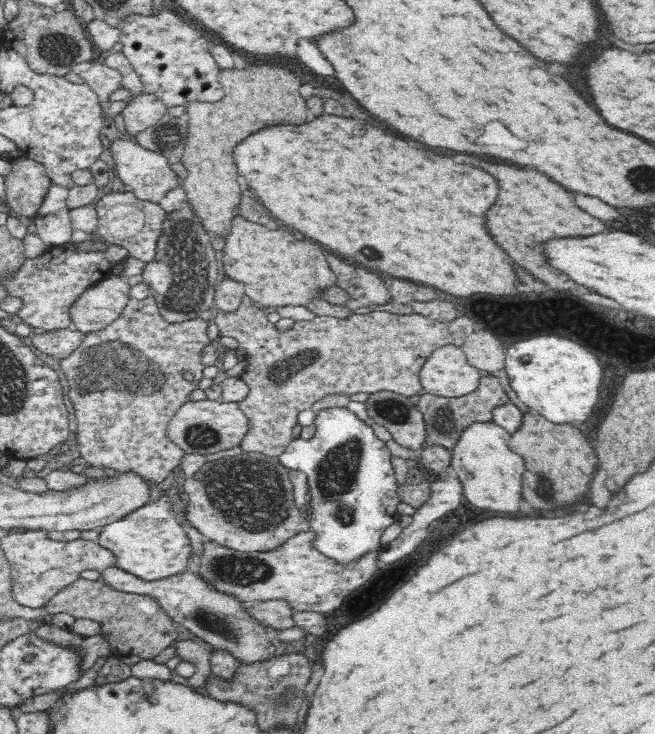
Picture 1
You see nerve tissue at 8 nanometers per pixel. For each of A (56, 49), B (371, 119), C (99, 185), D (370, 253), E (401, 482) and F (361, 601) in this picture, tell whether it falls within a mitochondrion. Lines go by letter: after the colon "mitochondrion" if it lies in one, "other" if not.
A: mitochondrion
B: other
C: other
D: mitochondrion
E: other
F: mitochondrion

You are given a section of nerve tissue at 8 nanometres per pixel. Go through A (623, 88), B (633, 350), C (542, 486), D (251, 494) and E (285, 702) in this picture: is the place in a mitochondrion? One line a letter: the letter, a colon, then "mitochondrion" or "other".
A: other
B: other
C: mitochondrion
D: mitochondrion
E: mitochondrion

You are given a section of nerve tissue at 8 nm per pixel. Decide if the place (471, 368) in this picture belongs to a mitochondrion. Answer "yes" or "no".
no

